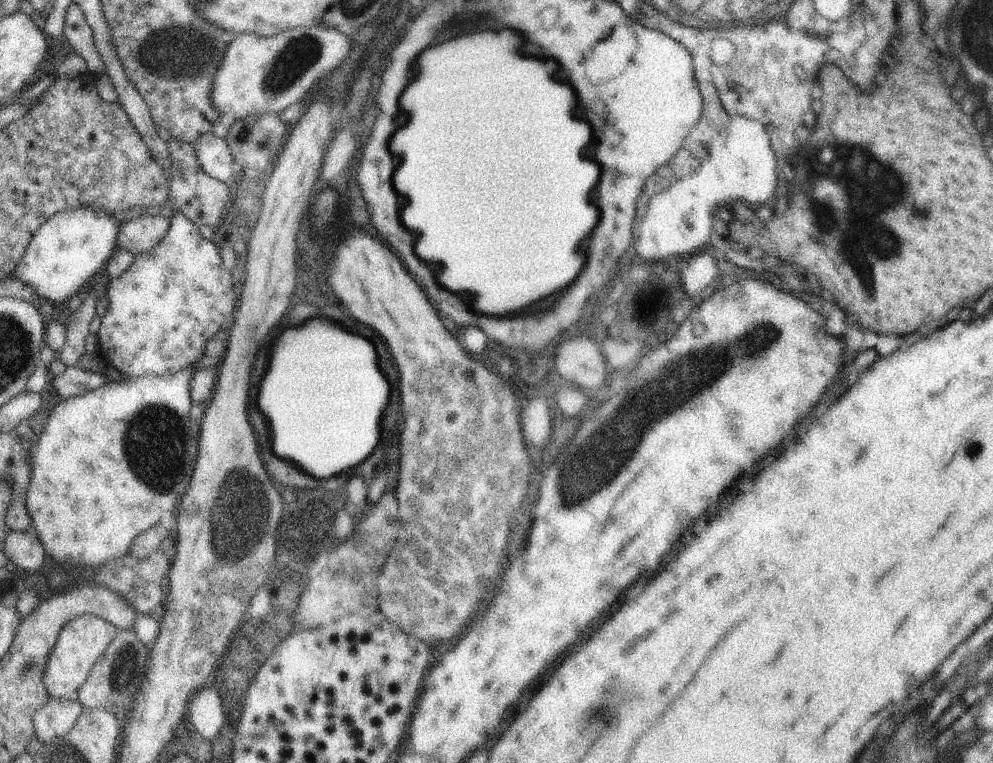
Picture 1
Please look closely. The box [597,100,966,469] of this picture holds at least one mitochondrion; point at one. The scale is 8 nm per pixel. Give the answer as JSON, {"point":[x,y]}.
{"point":[862,177]}

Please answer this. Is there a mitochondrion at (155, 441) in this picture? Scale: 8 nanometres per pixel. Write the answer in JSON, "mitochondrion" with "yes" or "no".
{"mitochondrion":"yes"}

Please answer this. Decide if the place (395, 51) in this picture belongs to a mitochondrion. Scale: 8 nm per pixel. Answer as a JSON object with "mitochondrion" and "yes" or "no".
{"mitochondrion":"no"}

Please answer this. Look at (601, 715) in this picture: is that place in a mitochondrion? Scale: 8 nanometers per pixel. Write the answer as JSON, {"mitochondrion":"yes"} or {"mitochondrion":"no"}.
{"mitochondrion":"yes"}

